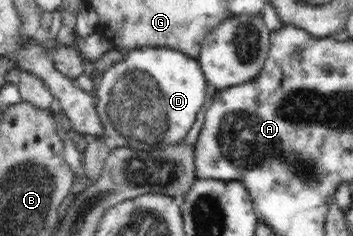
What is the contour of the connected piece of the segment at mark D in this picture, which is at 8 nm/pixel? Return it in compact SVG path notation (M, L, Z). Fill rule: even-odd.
M140 48L110 66L101 78L93 103L110 149L131 147L150 151L184 142L198 113L206 104L209 87L198 60L170 48Z

